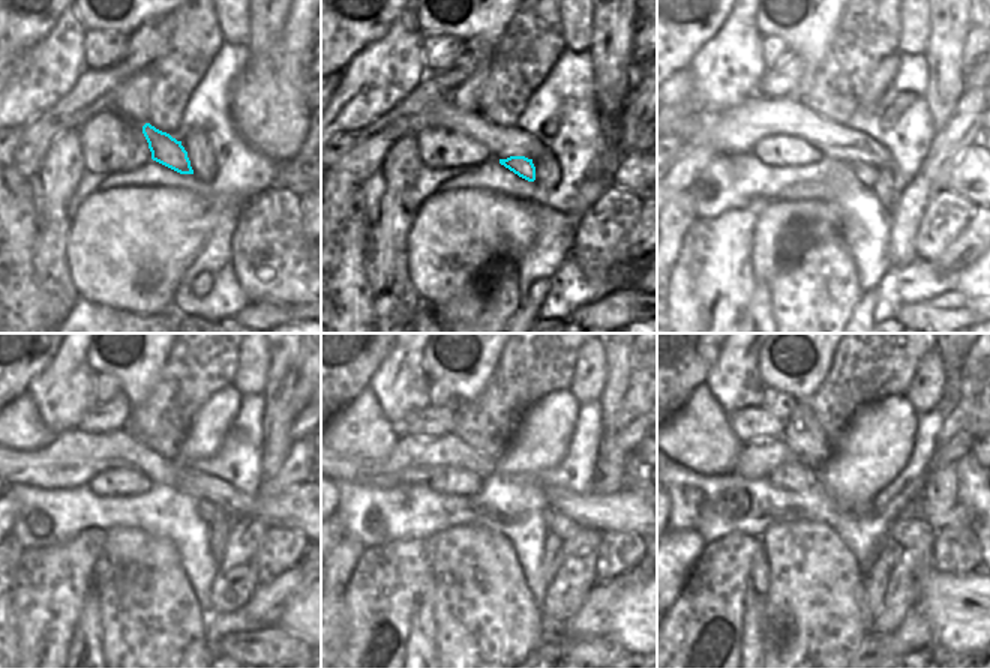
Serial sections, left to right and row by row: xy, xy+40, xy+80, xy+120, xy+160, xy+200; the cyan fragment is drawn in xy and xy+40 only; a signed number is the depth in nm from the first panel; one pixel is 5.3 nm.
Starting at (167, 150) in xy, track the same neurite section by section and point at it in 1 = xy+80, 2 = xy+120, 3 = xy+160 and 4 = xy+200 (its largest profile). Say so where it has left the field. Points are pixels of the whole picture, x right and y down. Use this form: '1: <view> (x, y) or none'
1: xy+80 (867, 173)
2: xy+120 (209, 511)
3: xy+160 (561, 526)
4: xy+200 (915, 533)

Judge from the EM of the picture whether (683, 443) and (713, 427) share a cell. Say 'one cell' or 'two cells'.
one cell

